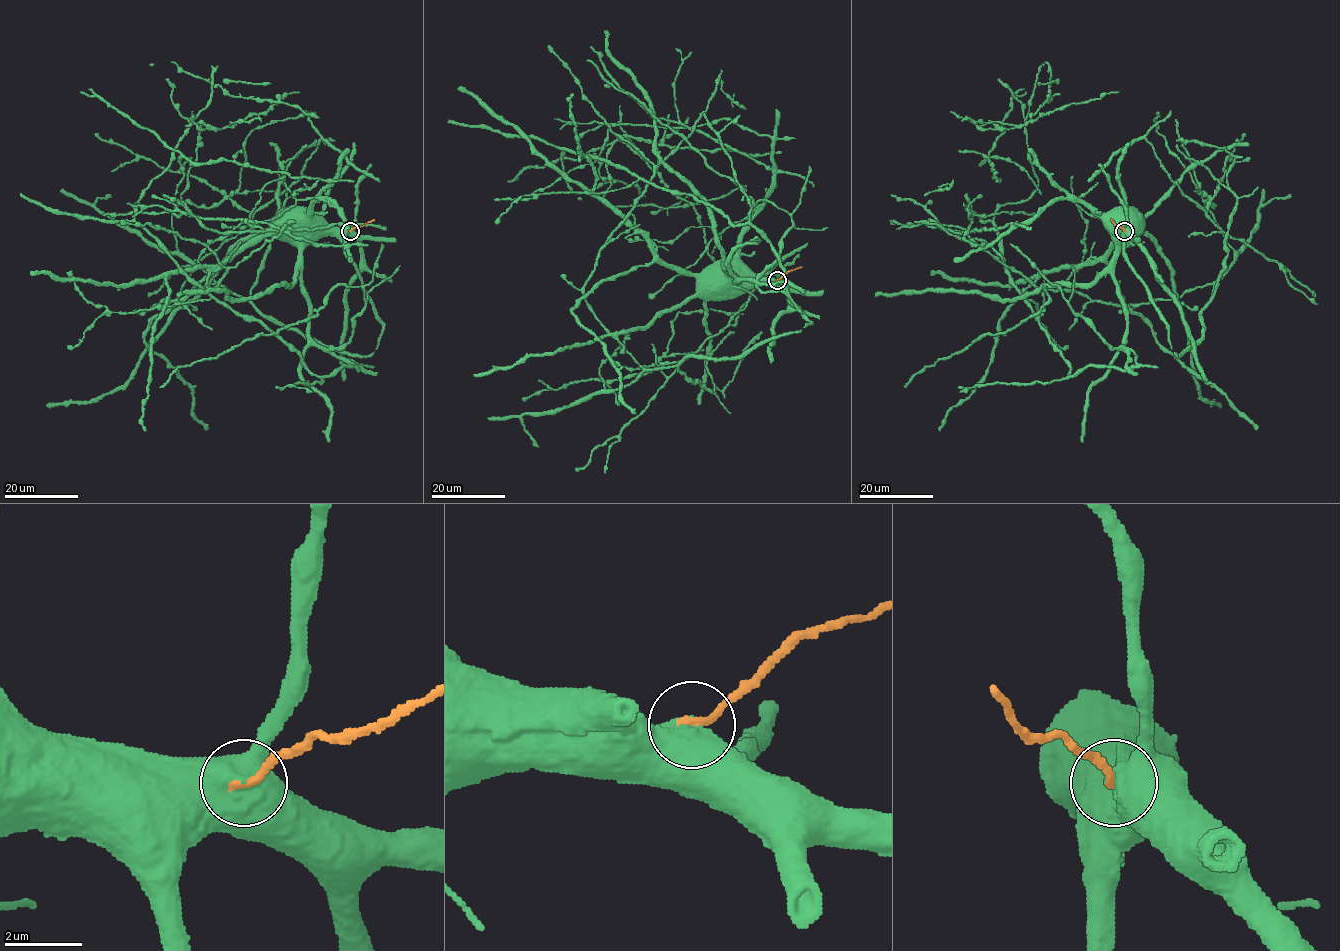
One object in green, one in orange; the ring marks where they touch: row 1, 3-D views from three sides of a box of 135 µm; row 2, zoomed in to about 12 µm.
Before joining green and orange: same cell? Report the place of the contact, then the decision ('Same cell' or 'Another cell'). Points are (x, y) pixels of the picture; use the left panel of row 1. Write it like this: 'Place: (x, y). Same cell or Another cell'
Place: (350, 231). Another cell

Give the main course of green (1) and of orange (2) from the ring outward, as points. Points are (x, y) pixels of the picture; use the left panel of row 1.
1: (350, 230), (321, 230)
2: (350, 230), (374, 219)

